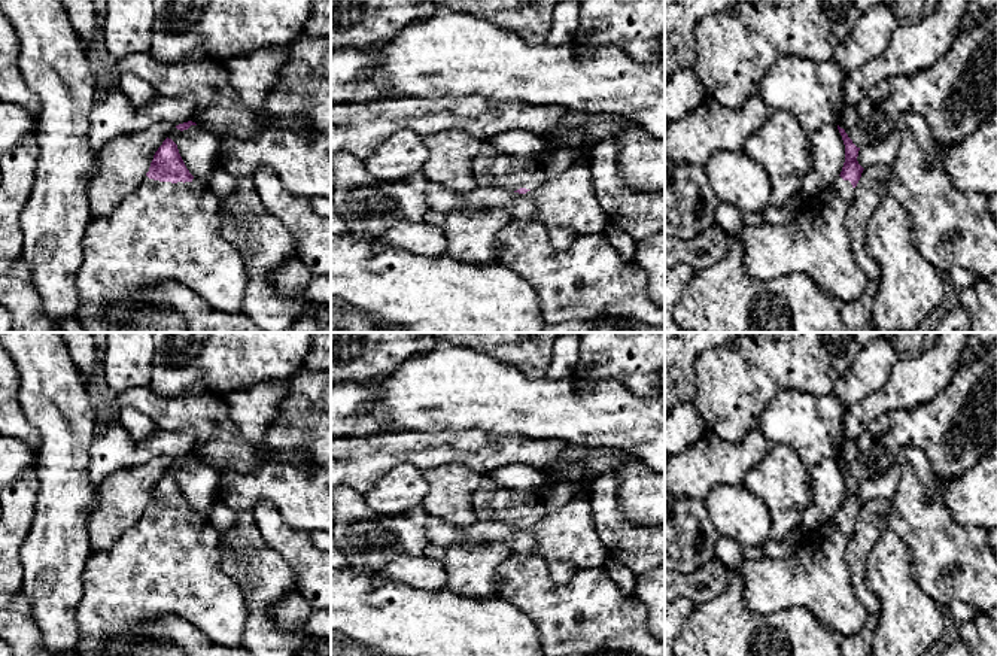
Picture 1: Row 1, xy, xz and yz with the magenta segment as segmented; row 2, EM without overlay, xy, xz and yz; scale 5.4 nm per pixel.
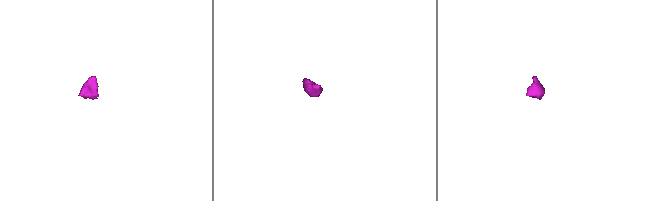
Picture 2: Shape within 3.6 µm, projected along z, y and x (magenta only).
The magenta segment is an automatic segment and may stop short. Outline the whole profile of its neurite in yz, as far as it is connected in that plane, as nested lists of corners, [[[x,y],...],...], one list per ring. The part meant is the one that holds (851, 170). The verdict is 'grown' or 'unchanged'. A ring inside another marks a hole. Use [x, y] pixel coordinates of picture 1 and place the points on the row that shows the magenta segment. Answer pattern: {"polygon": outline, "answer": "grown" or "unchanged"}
{"polygon": [[[838,125],[838,130],[845,145],[845,163],[833,183],[803,200],[790,222],[745,225],[735,236],[744,246],[744,271],[748,277],[770,280],[803,273],[845,303],[855,300],[867,283],[845,230],[845,215],[864,168],[857,161],[860,148],[844,128]]], "answer": "grown"}

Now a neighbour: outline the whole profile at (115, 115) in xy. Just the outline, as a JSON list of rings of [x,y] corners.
[[[116,82],[107,89],[106,98],[94,103],[88,119],[95,160],[101,148],[118,136],[140,133],[156,122],[179,125],[192,121],[195,98],[191,94],[168,97],[156,92],[149,104],[136,107]]]

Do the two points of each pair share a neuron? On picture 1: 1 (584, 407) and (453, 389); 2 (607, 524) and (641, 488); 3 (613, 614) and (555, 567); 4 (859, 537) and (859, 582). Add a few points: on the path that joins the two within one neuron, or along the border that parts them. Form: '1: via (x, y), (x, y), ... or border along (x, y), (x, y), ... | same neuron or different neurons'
1: via (552, 407), (519, 406), (486, 394) | same neuron
2: border along (614, 476), (619, 510), (631, 521), (649, 527) | different neurons
3: border along (546, 561), (558, 583), (578, 570) | different neurons
4: via (859, 547), (859, 571) | same neuron

